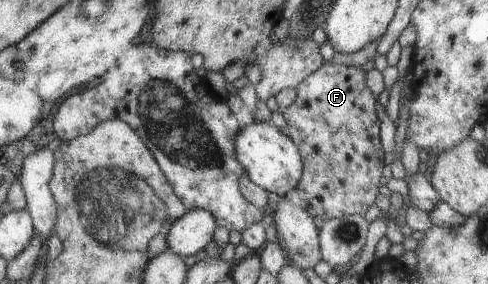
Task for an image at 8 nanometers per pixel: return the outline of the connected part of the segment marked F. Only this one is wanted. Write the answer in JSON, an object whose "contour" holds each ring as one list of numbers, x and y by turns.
{"contour":[[328,62,322,64,315,72,312,72,310,76,302,80,295,88,295,92,296,97,294,101,292,101,288,107,281,110,280,113,285,123,288,125,288,137,295,142,303,162,302,175,295,185,295,191,298,194,298,199,300,199,299,206,304,211,307,211,312,218,320,217,322,220,339,218,350,214,363,216,364,213,366,213,366,209,374,203,374,197,376,197,376,193,378,193,376,179,378,179,378,175,380,175,380,165,378,165,376,161,382,161,382,149,380,149,380,139,378,139,378,117,376,117,376,109,374,109,374,103,376,103,377,99,374,99,374,95,372,95,372,93,366,89,366,85,364,85,364,71,356,69,354,66]]}

